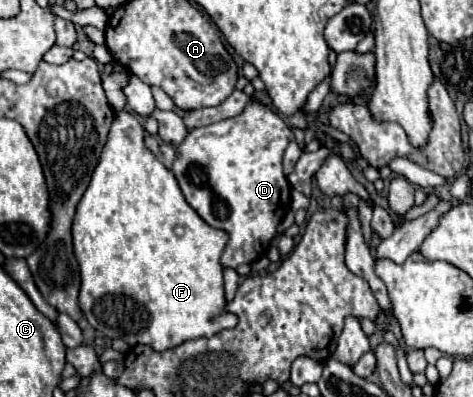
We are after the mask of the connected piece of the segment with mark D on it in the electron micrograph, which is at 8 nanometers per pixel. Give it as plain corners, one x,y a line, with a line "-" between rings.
250,98
246,108
234,116
220,120
212,126
194,128
188,132
184,142
176,146
176,160
172,172
180,184
180,190
186,202
198,212
198,216
208,222
212,228
220,228
228,232
230,240
222,254
222,266
236,268
238,264
252,264
262,258
278,230
278,224
284,220
290,208
290,184
286,180
282,158
286,146
294,140
292,130
286,122
276,116
268,106
264,106
258,98

